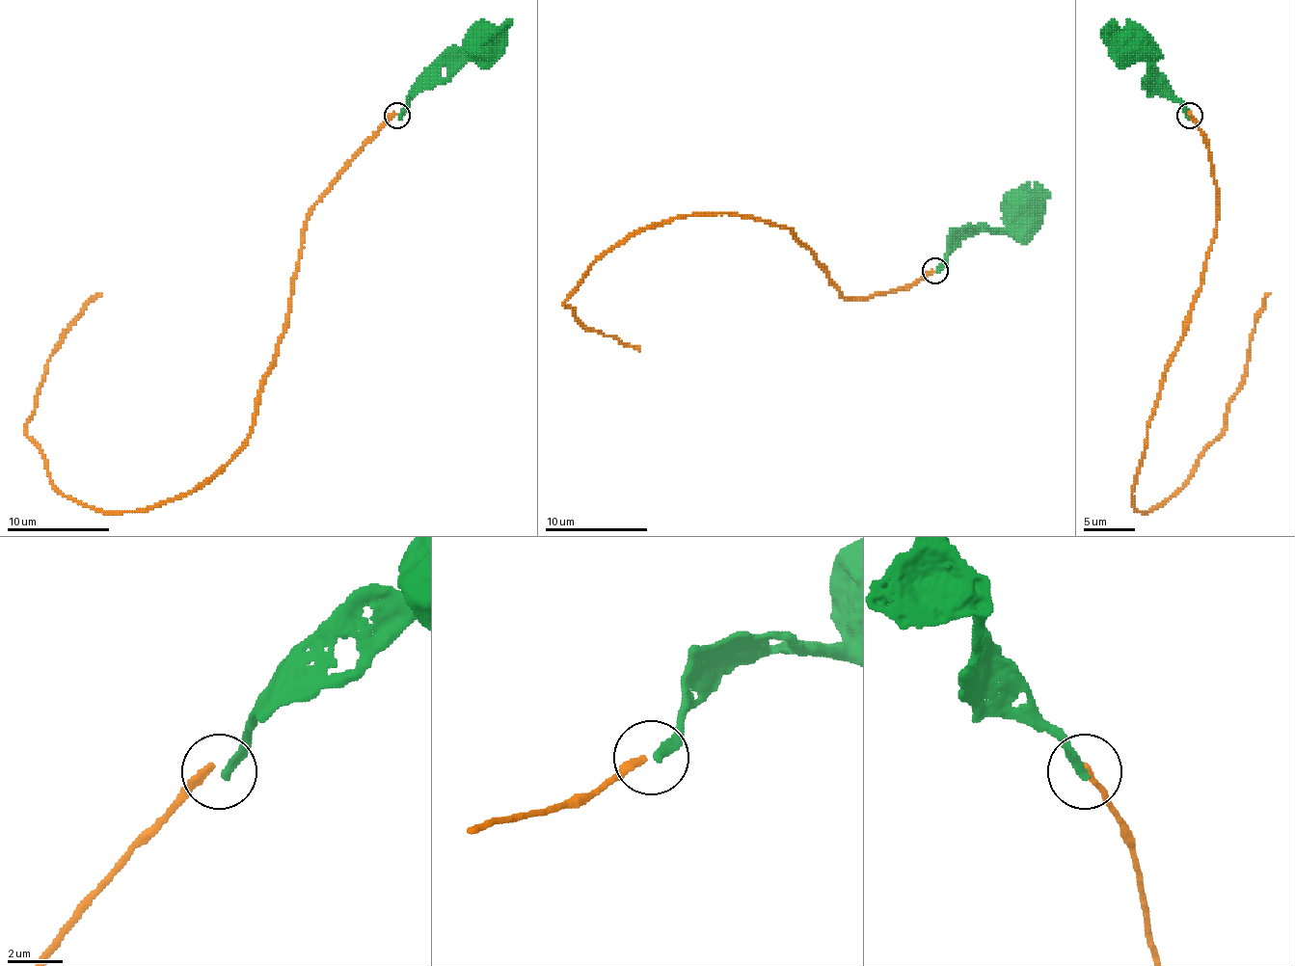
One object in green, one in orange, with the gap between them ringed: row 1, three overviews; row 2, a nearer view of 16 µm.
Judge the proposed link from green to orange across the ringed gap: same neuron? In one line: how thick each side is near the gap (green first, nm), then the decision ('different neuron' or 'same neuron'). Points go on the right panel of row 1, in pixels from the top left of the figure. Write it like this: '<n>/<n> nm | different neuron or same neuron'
300/220 nm | different neuron

